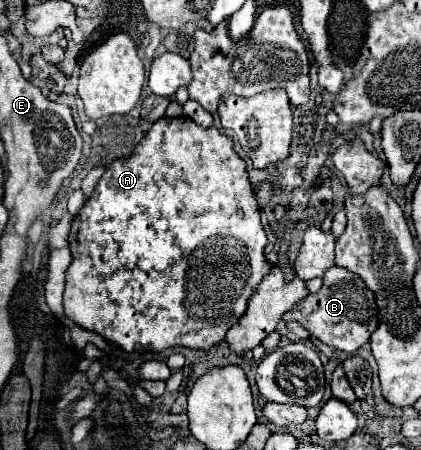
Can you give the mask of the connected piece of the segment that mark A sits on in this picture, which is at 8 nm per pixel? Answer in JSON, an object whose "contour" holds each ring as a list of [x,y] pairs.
{"contour":[[[162,117],[156,121],[144,139],[136,145],[134,153],[124,159],[112,161],[104,175],[100,177],[94,193],[84,203],[80,213],[72,219],[70,229],[70,251],[72,263],[66,271],[66,291],[64,291],[64,313],[80,327],[102,335],[106,341],[116,343],[124,351],[152,351],[162,353],[172,347],[190,347],[190,349],[210,349],[214,343],[222,341],[226,331],[244,315],[250,295],[256,291],[258,283],[270,271],[270,263],[264,257],[266,233],[260,223],[260,207],[254,197],[252,185],[248,181],[246,163],[234,151],[234,143],[228,135],[220,133],[216,127],[200,127],[188,117]]]}

